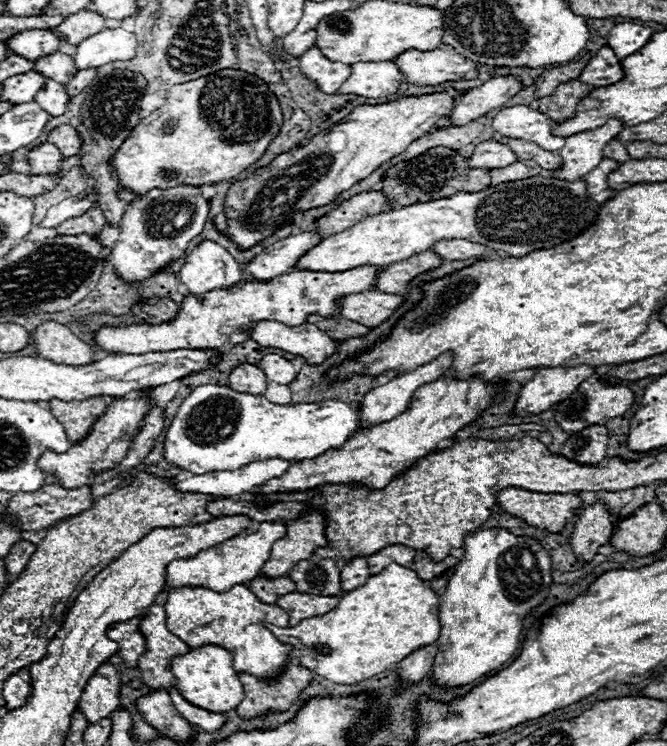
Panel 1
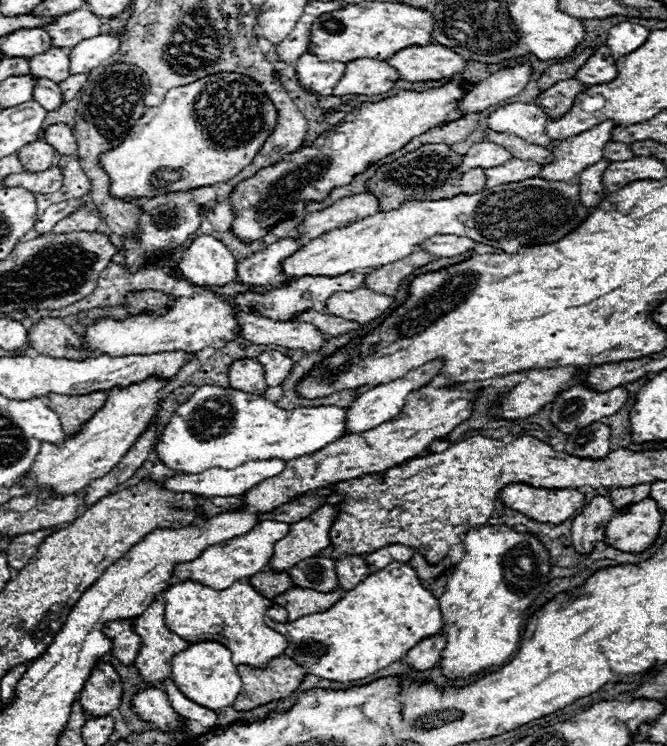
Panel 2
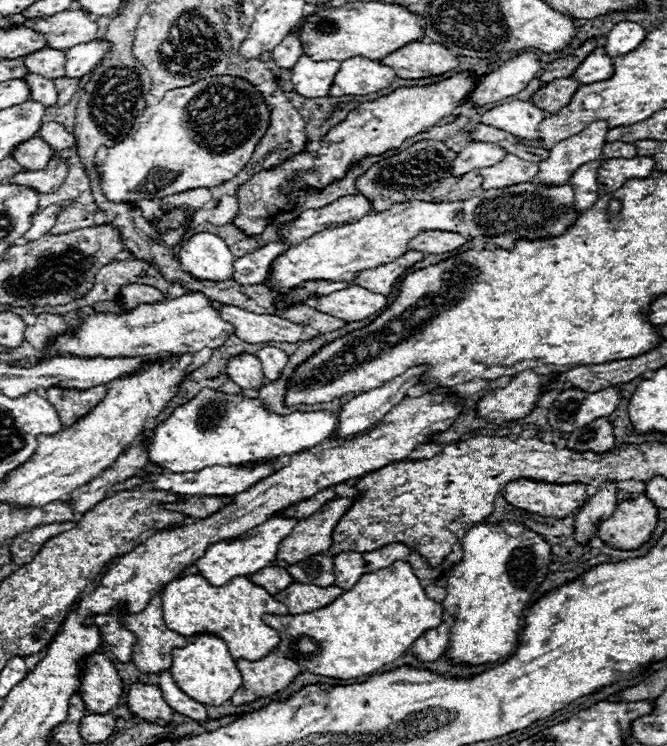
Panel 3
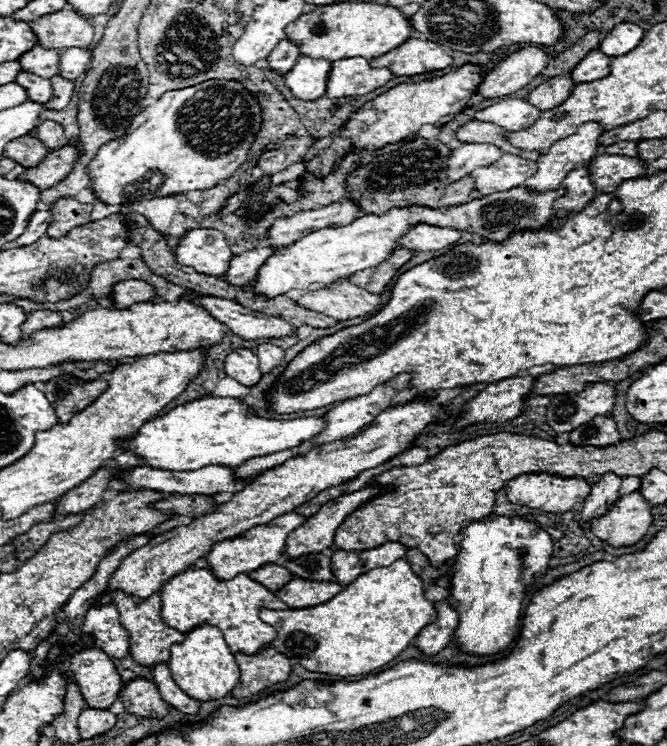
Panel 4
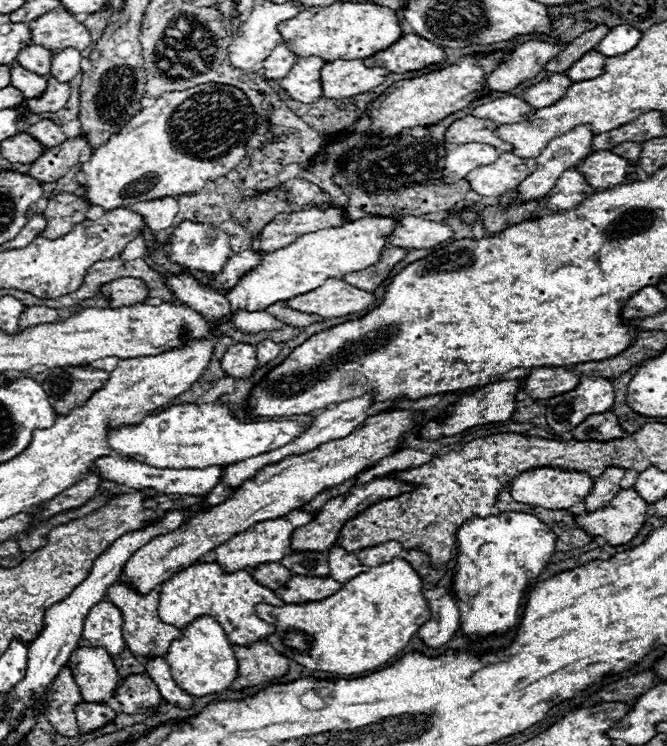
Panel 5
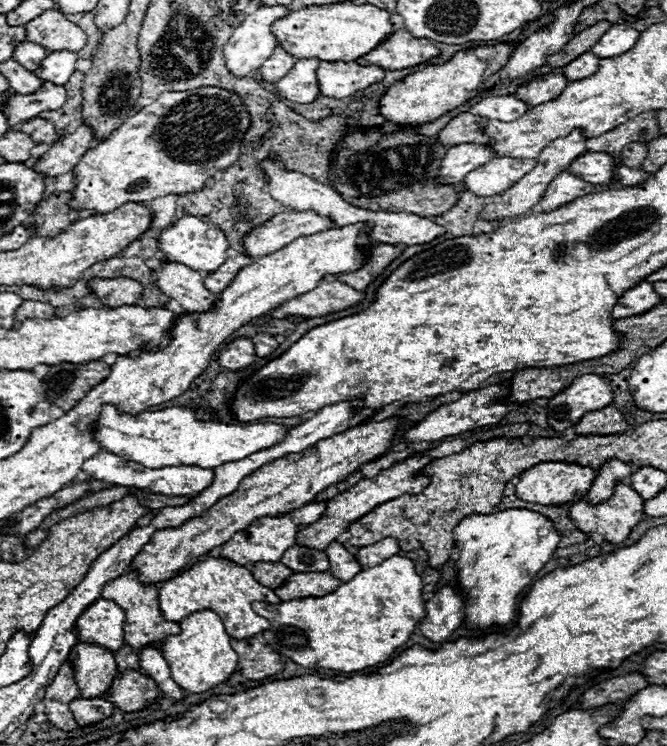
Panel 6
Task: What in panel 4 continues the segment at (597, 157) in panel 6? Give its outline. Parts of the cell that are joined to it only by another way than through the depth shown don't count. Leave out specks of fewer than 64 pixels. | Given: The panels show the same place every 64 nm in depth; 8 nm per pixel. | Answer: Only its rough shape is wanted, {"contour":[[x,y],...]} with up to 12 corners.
{"contour":[[600,154],[590,164],[598,192],[644,176],[644,160]]}

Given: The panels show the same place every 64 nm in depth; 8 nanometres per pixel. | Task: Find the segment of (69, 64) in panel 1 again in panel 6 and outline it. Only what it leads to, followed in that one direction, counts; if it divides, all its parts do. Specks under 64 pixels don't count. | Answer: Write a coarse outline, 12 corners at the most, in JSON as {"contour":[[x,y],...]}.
{"contour":[[24,42],[12,56],[20,66],[38,70],[50,52]]}

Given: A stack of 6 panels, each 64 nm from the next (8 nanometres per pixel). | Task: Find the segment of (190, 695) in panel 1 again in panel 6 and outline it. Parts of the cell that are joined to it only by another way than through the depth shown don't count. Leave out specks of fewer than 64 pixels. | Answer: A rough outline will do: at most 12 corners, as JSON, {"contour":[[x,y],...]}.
{"contour":[[196,612],[162,656],[192,694],[226,682],[238,656],[218,614]]}

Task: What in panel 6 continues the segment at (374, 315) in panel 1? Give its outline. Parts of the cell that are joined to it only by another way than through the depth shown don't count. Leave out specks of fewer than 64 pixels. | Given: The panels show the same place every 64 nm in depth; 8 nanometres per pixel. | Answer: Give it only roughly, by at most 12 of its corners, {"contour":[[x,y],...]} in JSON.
{"contour":[[324,276],[272,316],[326,316],[364,302],[364,292]]}

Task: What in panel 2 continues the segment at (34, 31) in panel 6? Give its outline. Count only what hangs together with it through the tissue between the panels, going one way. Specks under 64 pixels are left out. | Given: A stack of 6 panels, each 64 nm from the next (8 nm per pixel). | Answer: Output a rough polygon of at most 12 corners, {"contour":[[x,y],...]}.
{"contour":[[90,10],[58,16],[44,28],[58,48],[98,36],[102,20]]}

